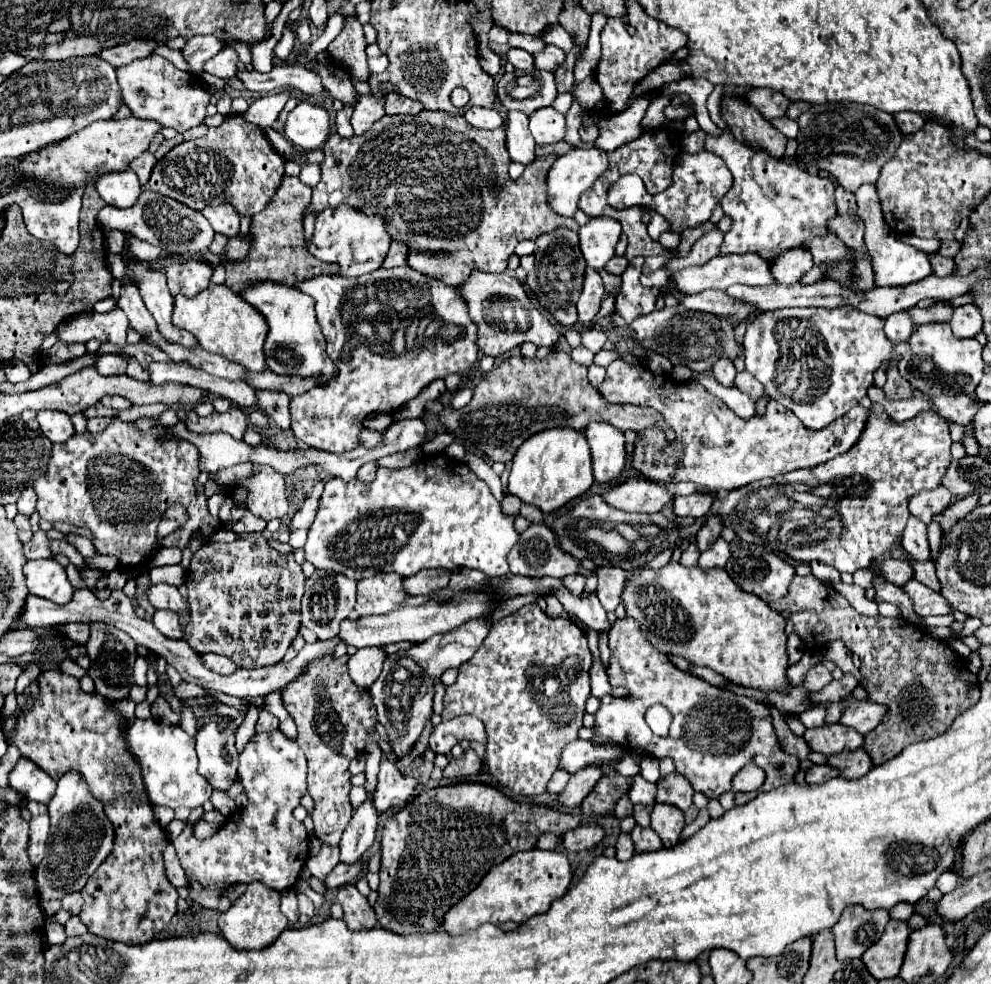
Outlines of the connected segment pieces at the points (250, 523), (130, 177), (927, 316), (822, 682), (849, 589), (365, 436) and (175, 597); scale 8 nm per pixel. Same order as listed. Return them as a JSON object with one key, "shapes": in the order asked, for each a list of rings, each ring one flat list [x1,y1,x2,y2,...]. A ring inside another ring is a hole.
{"shapes":[[[248,513,248,515,244,515,240,521,234,523,232,531,234,531,234,533,254,533,254,531,262,531,264,527,266,527,266,521,264,521,264,519]],[[132,169,122,171,122,173,108,173,104,177,100,177,96,181,96,191,100,193,100,197,116,207,116,209,126,209,132,207,136,203,136,199,142,193,142,185,136,177,136,173]],[[936,301,932,307,928,309,920,309,920,307,912,307,908,309,908,313,912,313,912,319,916,325,926,325,926,323,948,323,950,315,952,315,954,307,948,301]],[[816,663,816,665,804,675,802,687,804,687,808,693,816,693,816,691,822,691,830,681,832,681,832,673,826,669,826,665,824,665,824,663]],[[838,583,836,589,838,589,838,593,842,593,842,595,850,601,850,605,852,605,860,615,878,617,878,605,876,605,876,601,868,601,868,599,864,597,864,589,862,589,862,587]],[[362,429,362,433,360,433,360,445,366,447,366,449,374,449,374,447,378,447,384,441,384,435,386,435,386,431,374,433,374,431]],[[150,583,146,589,146,597,150,599,150,605,156,609,174,609,180,615,182,627,188,623,188,613,186,613,188,603,182,599,182,595,174,585]]]}

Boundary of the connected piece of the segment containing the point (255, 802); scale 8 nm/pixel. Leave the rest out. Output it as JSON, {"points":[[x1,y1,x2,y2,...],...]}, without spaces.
{"points":[[282,731,256,733,254,739,240,753,238,777,242,779,244,791,248,793,248,805,242,811,232,813,224,825,208,839,200,841,194,837,194,825,186,825,184,831,172,839,172,845,178,853,182,869,186,871,188,881,198,881,206,891,226,891,234,883,252,883,260,881,270,889,284,891,292,889,308,861,308,833,304,823,292,817,294,807,300,805,300,797,306,793,306,757,304,751,286,739]]}

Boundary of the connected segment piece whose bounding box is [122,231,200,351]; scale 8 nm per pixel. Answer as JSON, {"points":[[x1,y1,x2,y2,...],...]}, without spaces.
{"points":[[124,231,124,247,122,247,122,261,126,265,126,269,130,269,132,277,136,279,136,287,140,289,140,295,148,307,148,311,152,313,152,317,158,323,158,331,160,335,170,341,170,343,178,343,184,349,196,349,200,347,200,343,194,339,192,333,178,329,176,325,172,325,172,303,174,297,168,291,166,285,166,275,162,271,152,269,148,263,140,261,128,247,128,239,132,235,128,231]]}

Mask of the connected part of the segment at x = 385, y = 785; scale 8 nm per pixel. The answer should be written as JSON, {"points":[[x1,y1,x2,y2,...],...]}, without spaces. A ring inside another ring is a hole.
{"points":[[380,722,376,724,376,730,381,736,379,746,382,751,382,765,380,765,378,787,376,787,376,809,378,809,378,813,382,813,394,805,406,803,414,795,414,791,418,787,418,779,402,775,398,769,396,769,396,773,390,775,390,759,387,756,392,751,385,740,387,733],[390,795,394,799,390,799]]}

